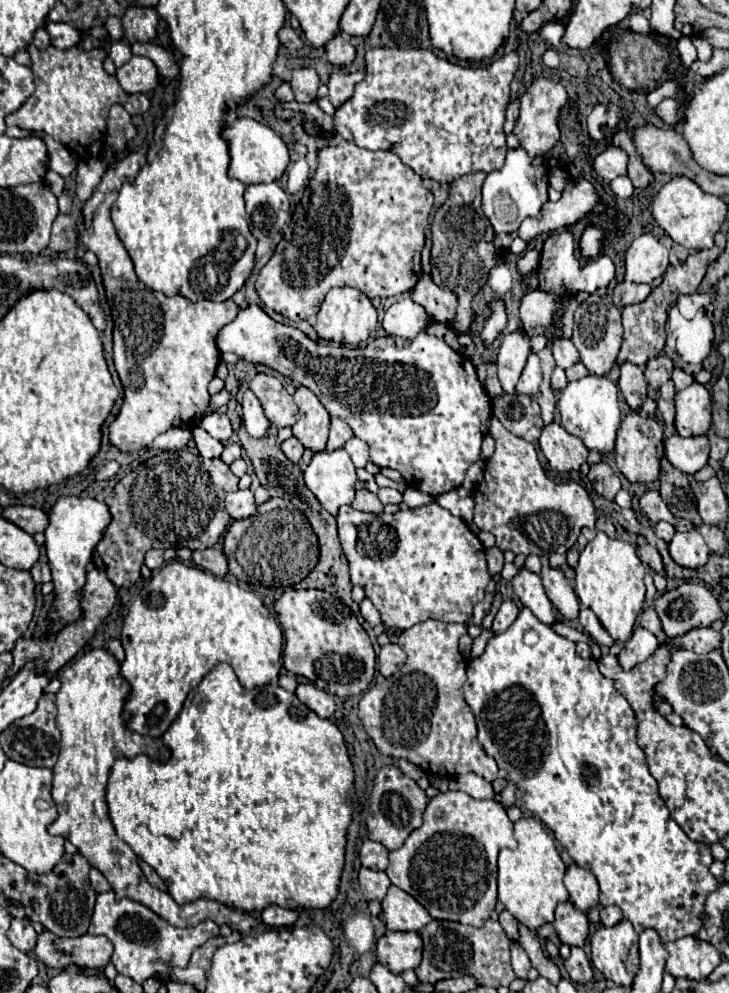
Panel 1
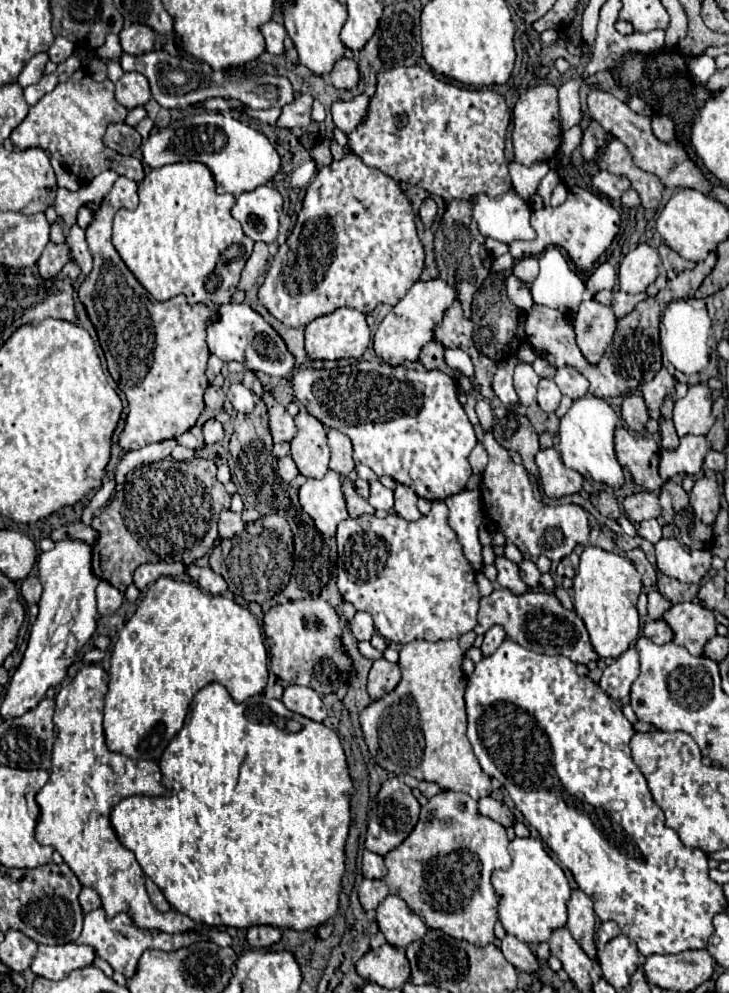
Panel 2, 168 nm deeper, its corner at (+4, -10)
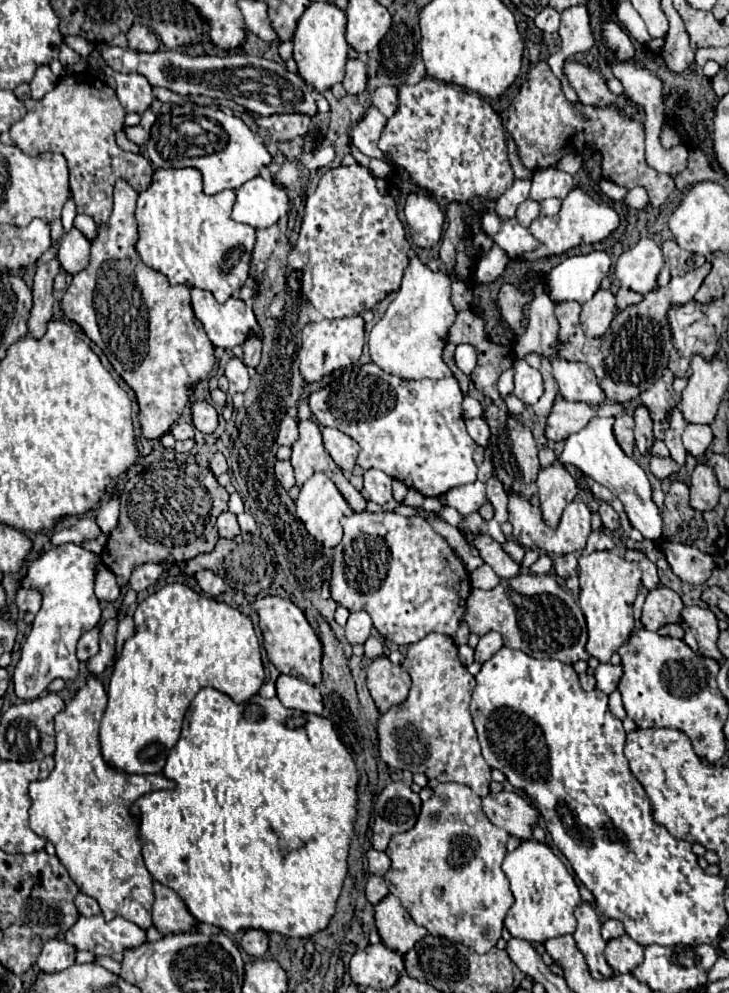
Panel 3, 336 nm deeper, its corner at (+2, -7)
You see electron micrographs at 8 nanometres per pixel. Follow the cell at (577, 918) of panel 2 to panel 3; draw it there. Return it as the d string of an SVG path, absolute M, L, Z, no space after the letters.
M582 901L576 911L574 911L576 919L578 919L578 927L574 931L574 939L578 949L584 953L588 967L600 971L604 977L612 977L614 971L610 969L610 965L604 959L604 947L606 941L600 935L600 917L596 913L596 909Z

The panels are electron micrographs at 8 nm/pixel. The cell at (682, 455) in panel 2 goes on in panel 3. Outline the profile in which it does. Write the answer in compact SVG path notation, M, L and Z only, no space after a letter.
M688 423L686 429L684 429L684 435L682 435L682 441L684 441L686 451L688 451L692 457L700 459L700 457L706 453L708 445L712 443L712 431L710 431L708 425Z

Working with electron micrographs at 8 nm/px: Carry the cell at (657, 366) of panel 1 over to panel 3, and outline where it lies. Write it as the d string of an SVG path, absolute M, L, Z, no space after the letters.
M666 369L664 375L654 383L652 389L648 389L640 395L642 403L648 407L654 421L664 421L668 417L670 409L680 403L680 395L674 391L672 381L674 381L674 375L670 369Z

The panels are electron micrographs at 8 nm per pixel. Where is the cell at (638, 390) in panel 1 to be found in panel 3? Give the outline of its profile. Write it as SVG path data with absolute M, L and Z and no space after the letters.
M638 405L634 409L634 437L636 447L640 453L650 451L652 443L654 443L654 435L652 435L652 419L650 419L650 411L644 405Z

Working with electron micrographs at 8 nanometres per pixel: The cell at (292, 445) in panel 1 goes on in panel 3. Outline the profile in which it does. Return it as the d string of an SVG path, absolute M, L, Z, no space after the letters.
M276 461L276 479L286 487L290 489L296 481L294 481L294 469L292 469L292 463L290 461Z

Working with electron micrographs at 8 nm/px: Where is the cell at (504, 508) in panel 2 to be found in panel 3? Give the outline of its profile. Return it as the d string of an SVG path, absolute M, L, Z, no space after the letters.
M508 491L508 521L514 527L512 537L520 545L524 545L526 549L542 549L546 553L556 553L556 555L582 551L586 547L586 539L590 535L590 511L588 511L586 503L582 503L582 501L572 501L564 509L564 517L560 519L560 523L556 527L550 527L550 525L546 525L542 511L538 507L532 507L532 503L528 499L524 499L520 493Z

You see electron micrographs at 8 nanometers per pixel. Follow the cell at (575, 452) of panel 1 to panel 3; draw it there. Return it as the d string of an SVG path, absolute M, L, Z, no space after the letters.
M552 463L538 473L538 489L540 489L540 509L552 527L558 525L564 507L580 493L580 481L562 465Z

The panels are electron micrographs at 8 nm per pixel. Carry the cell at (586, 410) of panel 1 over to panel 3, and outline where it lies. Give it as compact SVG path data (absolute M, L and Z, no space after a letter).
M598 415L592 417L582 431L572 433L566 439L564 451L560 455L560 463L566 467L574 465L578 471L582 471L596 483L608 487L624 503L624 509L632 527L638 529L646 539L656 541L662 537L662 517L658 513L658 507L652 501L652 489L650 489L646 473L616 443L613 433L614 421L614 417L598 417Z

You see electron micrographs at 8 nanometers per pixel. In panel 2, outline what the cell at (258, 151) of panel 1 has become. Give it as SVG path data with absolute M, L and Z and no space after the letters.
M200 112L170 122L170 126L150 134L148 142L142 146L142 158L150 168L176 162L202 162L214 176L216 192L228 192L236 198L242 192L268 184L280 170L280 156L268 138L234 120L228 112Z

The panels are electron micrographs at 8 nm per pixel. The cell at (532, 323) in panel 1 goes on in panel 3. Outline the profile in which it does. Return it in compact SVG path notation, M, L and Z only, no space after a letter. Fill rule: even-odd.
M710 263L688 271L684 277L674 277L666 287L658 287L650 291L642 303L630 305L622 311L616 313L612 329L602 335L602 339L586 339L582 335L578 315L580 315L580 305L574 301L564 301L556 303L556 319L560 323L558 331L558 351L566 361L582 361L592 367L592 371L598 377L598 383L602 391L606 393L608 401L624 403L636 399L642 389L650 389L660 377L662 371L668 365L668 353L672 349L670 343L670 325L666 319L666 311L676 305L676 303L688 303L694 299L694 293L700 289L704 277L710 271ZM646 371L646 373L644 373ZM644 375L646 375L646 387L644 387Z

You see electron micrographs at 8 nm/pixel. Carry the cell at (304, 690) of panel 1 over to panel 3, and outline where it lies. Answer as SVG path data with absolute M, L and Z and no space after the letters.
M280 675L276 679L276 691L284 707L298 709L304 713L314 713L314 715L322 715L324 711L320 689L314 685L308 685L298 677Z

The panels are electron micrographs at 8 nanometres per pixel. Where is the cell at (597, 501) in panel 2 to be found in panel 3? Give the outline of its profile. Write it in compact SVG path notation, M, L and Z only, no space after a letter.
M600 503L600 509L598 509L598 513L600 513L600 517L602 517L602 525L606 527L606 529L610 529L610 531L614 531L614 529L618 529L620 527L620 523L618 523L618 513L608 505L608 503Z

